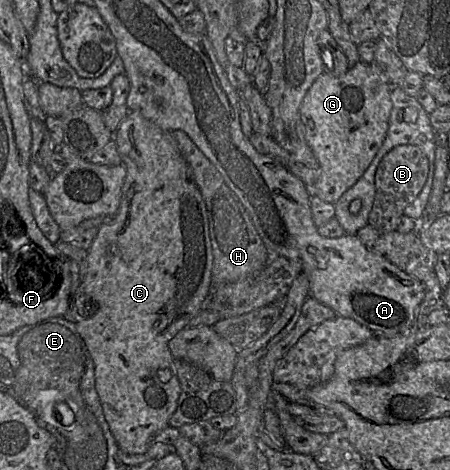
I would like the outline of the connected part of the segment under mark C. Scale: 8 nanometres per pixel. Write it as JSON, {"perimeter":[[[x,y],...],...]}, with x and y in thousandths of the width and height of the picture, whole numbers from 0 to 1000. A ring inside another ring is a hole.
{"perimeter":[[[309,238],[289,240],[251,283],[251,302],[280,357],[282,370],[271,398],[271,417],[262,449],[251,466],[222,483],[209,513],[193,530],[193,551],[187,572],[176,583],[176,606],[162,623],[147,679],[167,685],[167,696],[189,730],[198,760],[209,779],[209,826],[229,868],[231,887],[267,957],[284,966],[318,966],[340,938],[340,928],[376,906],[376,891],[389,877],[402,836],[398,809],[389,785],[389,764],[373,738],[376,726],[404,700],[424,691],[424,664],[440,662],[458,632],[464,645],[500,645],[527,651],[540,645],[553,623],[562,591],[529,600],[473,606],[473,532],[471,532],[471,462],[467,436],[453,423],[438,387],[440,366],[416,345],[384,287],[336,257],[320,251]]]}

